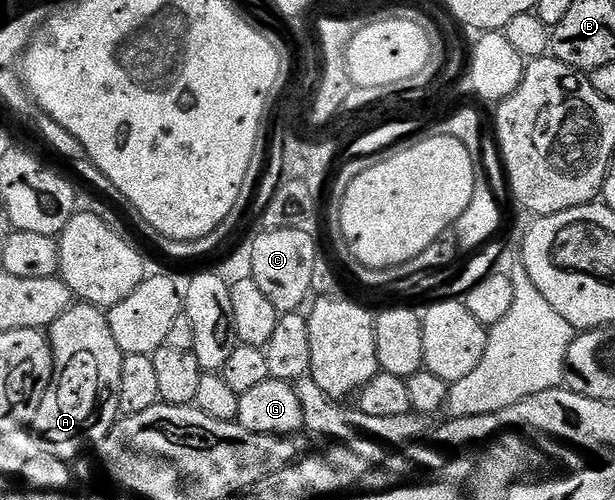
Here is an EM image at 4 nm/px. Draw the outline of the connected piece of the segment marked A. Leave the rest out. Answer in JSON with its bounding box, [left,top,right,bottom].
[30,303,125,462]

